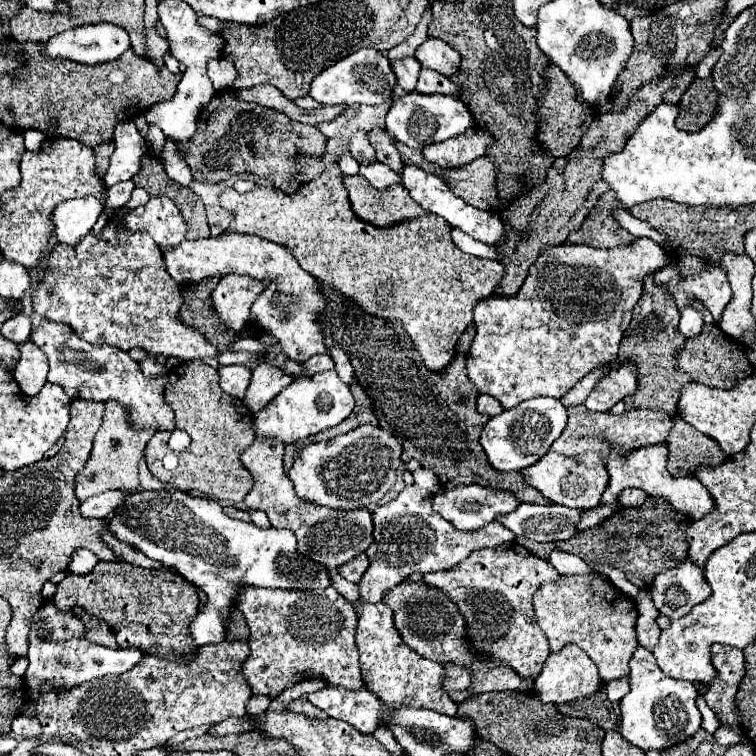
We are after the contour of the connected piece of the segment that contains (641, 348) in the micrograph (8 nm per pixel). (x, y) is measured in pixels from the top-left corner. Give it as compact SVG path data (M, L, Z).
M650 272L648 276L644 276L644 292L632 310L632 322L620 342L618 358L620 360L630 358L638 366L638 390L632 396L624 398L624 404L626 404L626 410L656 408L674 416L676 404L680 400L680 390L692 378L674 368L674 360L676 360L674 354L684 344L684 336L680 336L680 330L678 330L680 312L672 298L672 292L668 292L664 284L656 284L654 274L656 272Z

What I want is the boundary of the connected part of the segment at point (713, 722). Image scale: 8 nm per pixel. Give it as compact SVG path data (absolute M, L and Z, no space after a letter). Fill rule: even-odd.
M702 694L698 695L696 704L702 714L702 728L704 728L708 734L714 734L714 732L716 732L716 726L720 726L718 718L714 716L714 712L712 712L710 707L706 704Z

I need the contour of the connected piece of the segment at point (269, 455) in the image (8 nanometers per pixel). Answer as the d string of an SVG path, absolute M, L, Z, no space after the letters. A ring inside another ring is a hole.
M256 438L242 454L240 460L244 468L248 468L254 484L248 496L244 498L244 504L248 508L264 510L270 524L274 528L288 528L298 538L298 552L308 556L310 560L316 560L324 564L330 570L336 570L338 566L350 562L358 554L362 554L372 544L372 516L366 508L356 510L340 510L340 508L324 508L318 504L308 504L306 500L300 500L294 492L292 480L284 472L282 464L284 454L284 442L272 440L272 438Z

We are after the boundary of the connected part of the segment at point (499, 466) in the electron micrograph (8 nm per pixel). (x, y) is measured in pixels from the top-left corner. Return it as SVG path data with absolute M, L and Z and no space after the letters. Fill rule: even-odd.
M532 398L518 404L512 410L504 410L500 416L488 420L480 434L480 444L488 462L500 472L524 470L540 460L562 434L566 426L566 408L556 398Z

